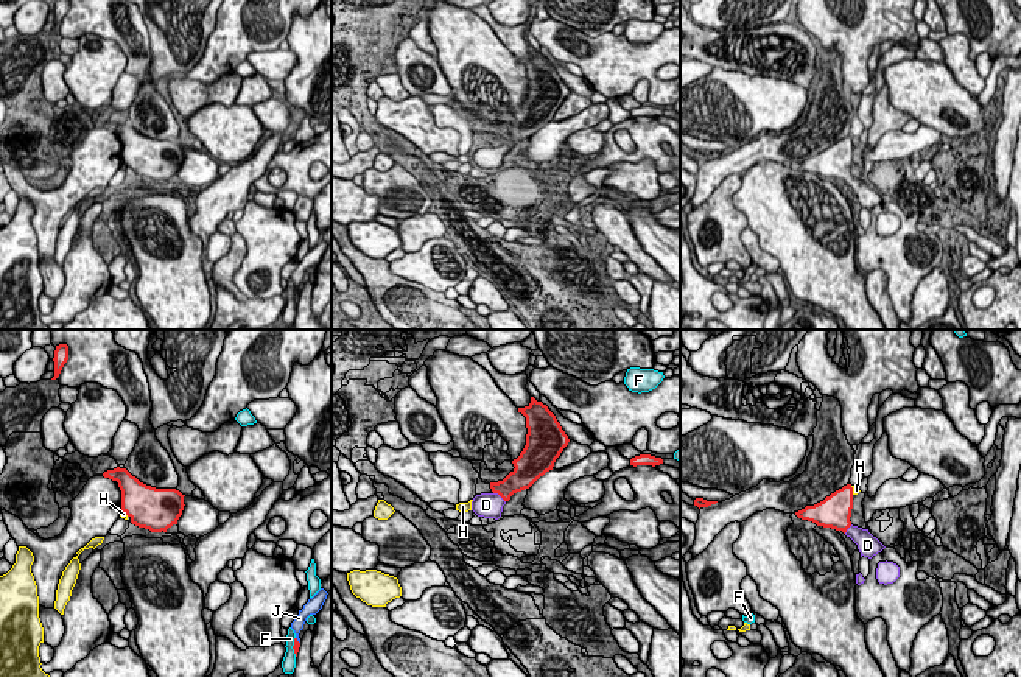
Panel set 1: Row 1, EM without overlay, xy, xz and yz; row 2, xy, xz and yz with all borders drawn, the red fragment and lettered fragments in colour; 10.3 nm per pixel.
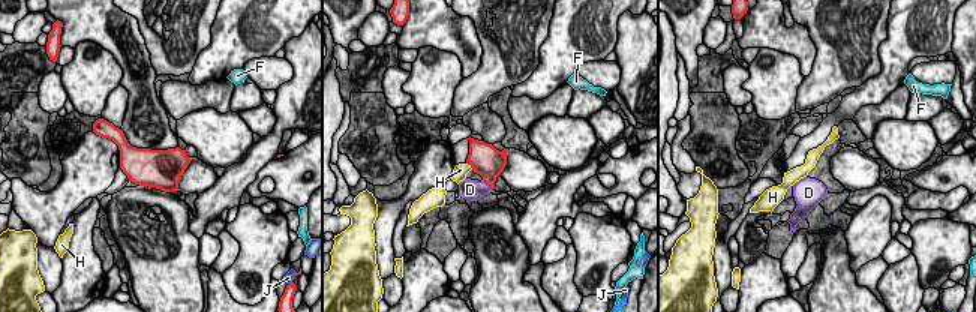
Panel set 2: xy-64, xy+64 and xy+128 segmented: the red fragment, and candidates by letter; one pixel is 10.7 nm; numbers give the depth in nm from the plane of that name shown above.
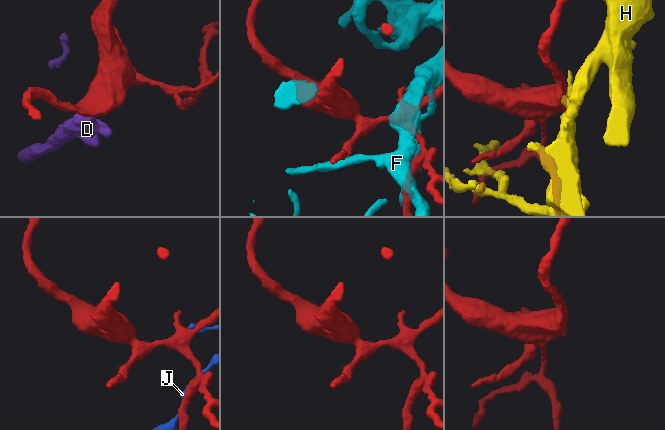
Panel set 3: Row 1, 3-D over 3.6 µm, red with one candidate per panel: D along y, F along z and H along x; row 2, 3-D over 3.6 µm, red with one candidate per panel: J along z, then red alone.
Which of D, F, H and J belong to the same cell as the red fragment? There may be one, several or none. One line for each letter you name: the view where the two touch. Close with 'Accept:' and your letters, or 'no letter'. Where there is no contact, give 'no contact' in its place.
D: xz
Accept: D

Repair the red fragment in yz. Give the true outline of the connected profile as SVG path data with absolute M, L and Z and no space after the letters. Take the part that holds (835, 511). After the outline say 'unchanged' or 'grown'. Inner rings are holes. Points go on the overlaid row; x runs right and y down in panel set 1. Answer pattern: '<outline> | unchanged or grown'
M847 484L826 496L823 501L795 512L795 515L802 520L816 523L817 526L842 531L858 545L861 557L864 556L872 559L886 546L876 537L873 537L868 529L851 524L851 509L853 487L851 484Z | grown

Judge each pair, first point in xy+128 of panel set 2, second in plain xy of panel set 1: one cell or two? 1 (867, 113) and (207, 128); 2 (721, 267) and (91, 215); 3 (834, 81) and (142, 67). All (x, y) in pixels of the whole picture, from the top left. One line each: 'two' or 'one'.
1: two
2: two
3: two

